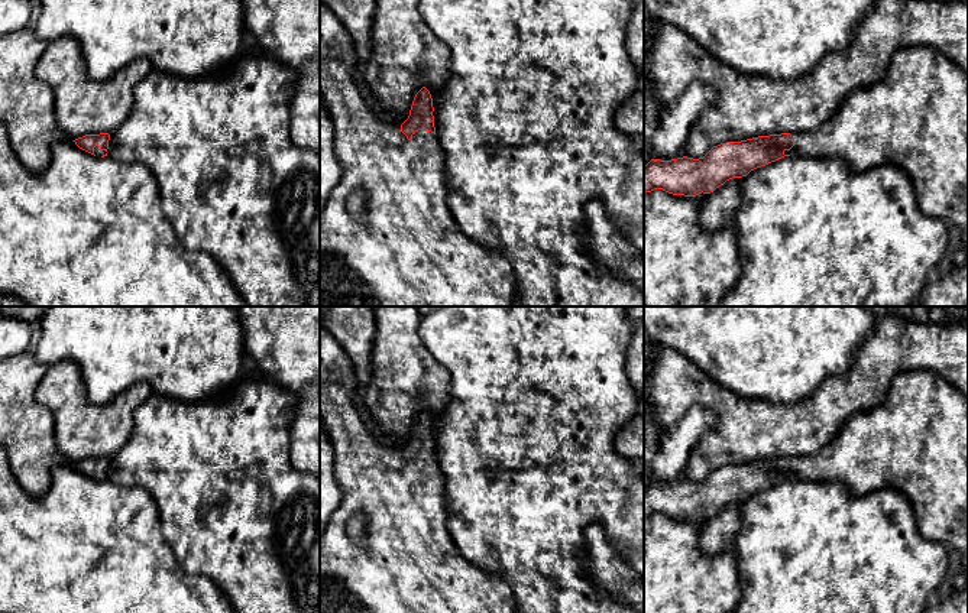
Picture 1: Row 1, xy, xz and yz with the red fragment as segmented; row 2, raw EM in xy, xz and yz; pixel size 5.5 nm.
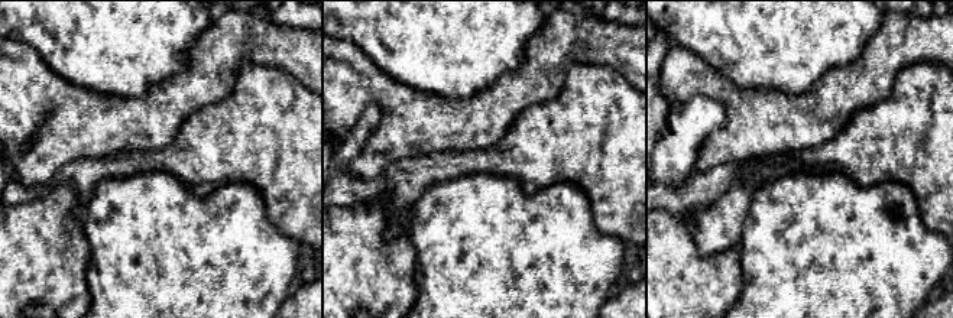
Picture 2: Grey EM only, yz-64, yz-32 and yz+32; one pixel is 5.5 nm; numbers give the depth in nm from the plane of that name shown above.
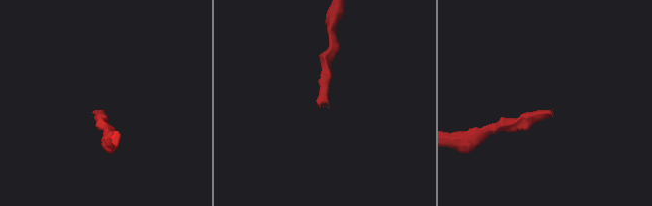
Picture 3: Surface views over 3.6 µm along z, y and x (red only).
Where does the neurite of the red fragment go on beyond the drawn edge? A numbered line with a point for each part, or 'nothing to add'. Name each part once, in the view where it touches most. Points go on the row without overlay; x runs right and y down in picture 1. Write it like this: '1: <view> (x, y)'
1: xz (408, 563)

